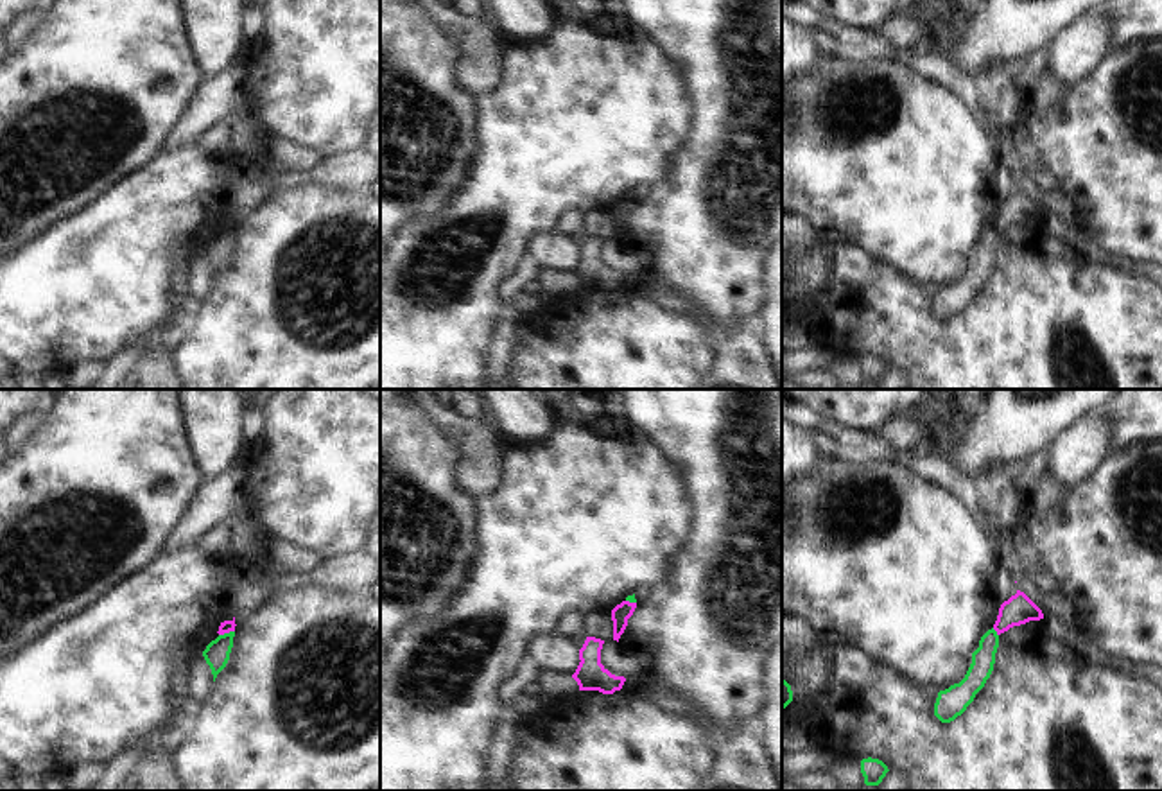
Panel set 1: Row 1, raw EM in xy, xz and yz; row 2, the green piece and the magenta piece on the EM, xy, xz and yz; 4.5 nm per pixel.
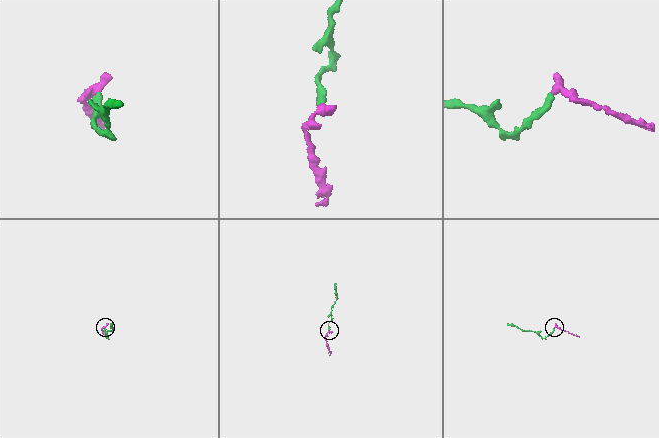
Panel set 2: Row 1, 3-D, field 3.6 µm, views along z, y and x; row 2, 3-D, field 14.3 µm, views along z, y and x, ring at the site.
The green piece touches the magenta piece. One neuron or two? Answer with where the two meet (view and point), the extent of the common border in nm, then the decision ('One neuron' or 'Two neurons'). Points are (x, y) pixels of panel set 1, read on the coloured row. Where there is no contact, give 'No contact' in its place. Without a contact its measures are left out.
Touches green at xy (226, 634). Shared border 80 nm. Two neurons.

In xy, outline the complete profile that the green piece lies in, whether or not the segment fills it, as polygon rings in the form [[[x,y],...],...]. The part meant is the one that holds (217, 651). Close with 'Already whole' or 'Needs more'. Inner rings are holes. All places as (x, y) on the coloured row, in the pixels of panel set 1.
[[[235,631],[219,635],[203,651],[203,656],[204,656],[206,664],[212,669],[213,682],[215,682],[217,674],[226,667],[226,664],[230,660],[230,653],[231,653],[231,648],[233,648],[233,637],[235,637]]]. Already whole.

